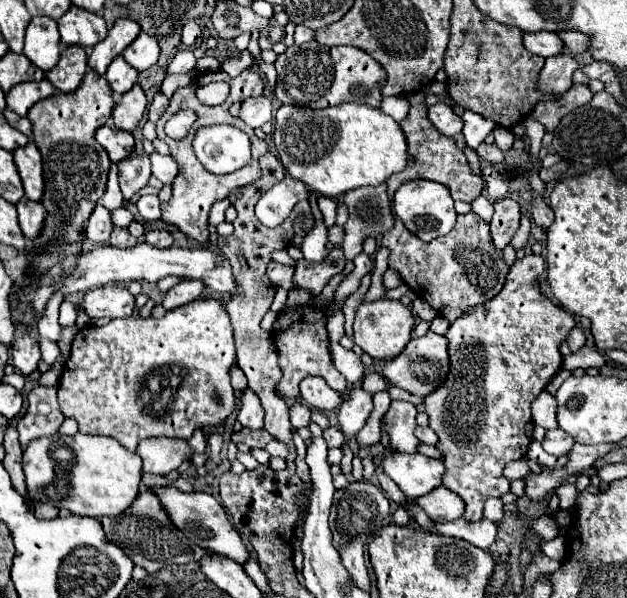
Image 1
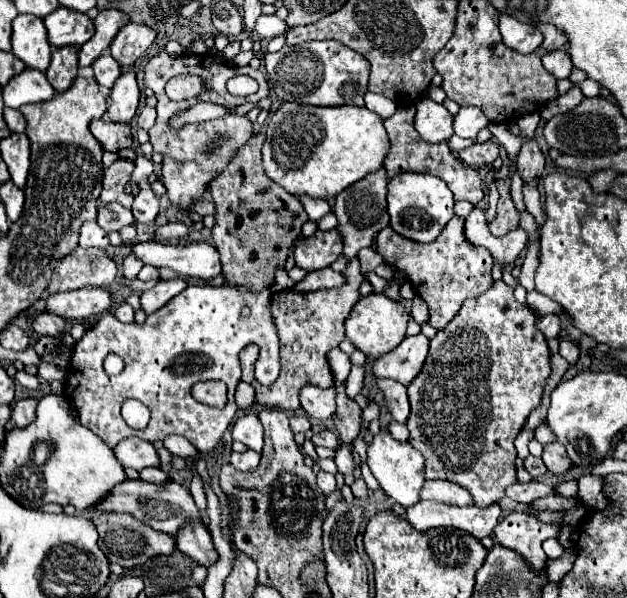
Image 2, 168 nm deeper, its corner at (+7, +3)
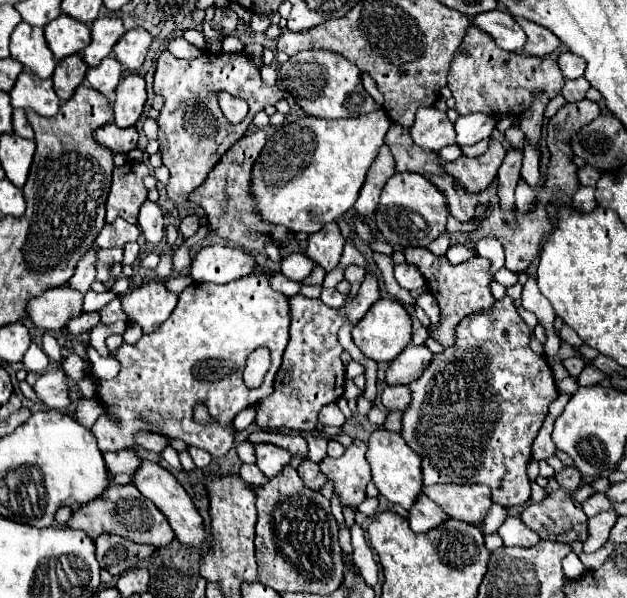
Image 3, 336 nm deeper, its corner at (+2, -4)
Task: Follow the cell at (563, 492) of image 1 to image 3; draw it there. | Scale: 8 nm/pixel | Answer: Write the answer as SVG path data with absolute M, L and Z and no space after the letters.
M509 516L503 526L499 528L499 536L503 540L505 546L513 548L513 546L523 546L523 548L531 548L537 546L541 542L539 534L533 532L531 528L527 528L519 516Z

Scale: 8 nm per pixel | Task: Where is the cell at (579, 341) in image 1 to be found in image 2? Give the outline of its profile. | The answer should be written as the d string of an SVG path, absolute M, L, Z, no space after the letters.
M560 341L560 351L558 351L570 365L574 365L576 361L578 361L578 355L580 355L580 351L578 351L578 347L574 345L574 343L570 343L570 341Z

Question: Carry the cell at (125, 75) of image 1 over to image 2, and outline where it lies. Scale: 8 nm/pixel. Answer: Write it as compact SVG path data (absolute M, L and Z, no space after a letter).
M104 51L104 53L94 61L92 71L94 71L96 81L98 81L100 85L108 87L108 89L114 85L114 81L116 81L116 79L120 77L120 73L122 73L120 65L114 61L114 57L112 57L108 51Z

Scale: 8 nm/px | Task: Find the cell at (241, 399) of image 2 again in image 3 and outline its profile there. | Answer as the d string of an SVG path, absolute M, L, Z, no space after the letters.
M253 406L241 410L241 412L235 416L235 420L233 420L235 430L245 430L245 428L249 428L253 422L255 422L255 408L253 408Z

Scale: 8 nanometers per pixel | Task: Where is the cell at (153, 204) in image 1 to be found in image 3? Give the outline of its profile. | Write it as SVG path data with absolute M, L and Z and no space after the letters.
M145 202L141 206L141 212L139 212L139 218L137 218L137 224L145 236L147 242L159 242L163 238L163 212L157 204L153 202Z

